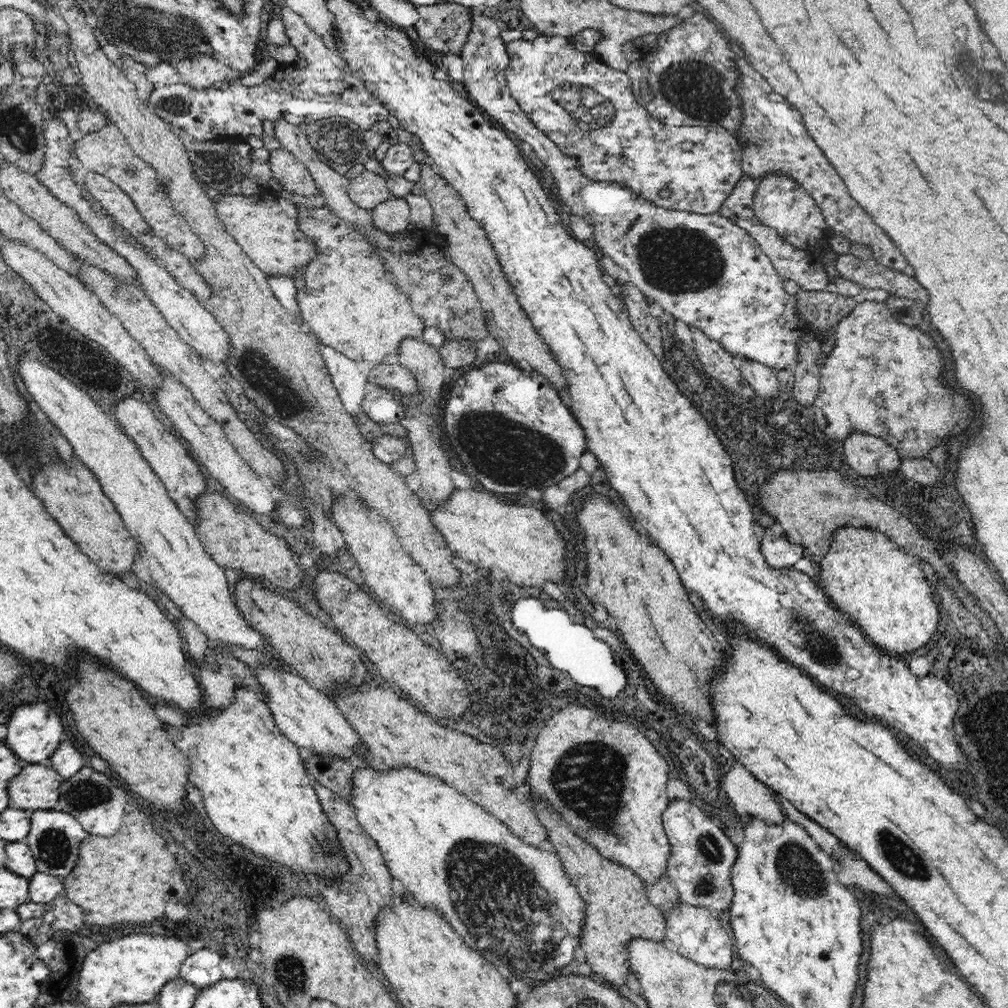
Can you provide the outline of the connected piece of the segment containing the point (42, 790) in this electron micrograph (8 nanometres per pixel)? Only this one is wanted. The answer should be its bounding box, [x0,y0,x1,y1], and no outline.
[8,764,63,812]

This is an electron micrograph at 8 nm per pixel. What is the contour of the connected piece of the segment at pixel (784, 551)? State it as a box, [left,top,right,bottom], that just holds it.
[759,530,804,568]

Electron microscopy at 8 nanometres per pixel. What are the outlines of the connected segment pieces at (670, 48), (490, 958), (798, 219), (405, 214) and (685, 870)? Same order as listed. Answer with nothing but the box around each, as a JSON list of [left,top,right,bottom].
[[628,14,742,132],[349,766,587,985],[752,174,828,255],[371,196,411,233],[663,799,739,912]]

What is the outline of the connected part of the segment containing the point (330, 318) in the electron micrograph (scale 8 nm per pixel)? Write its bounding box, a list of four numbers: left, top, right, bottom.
[296,205,424,365]

